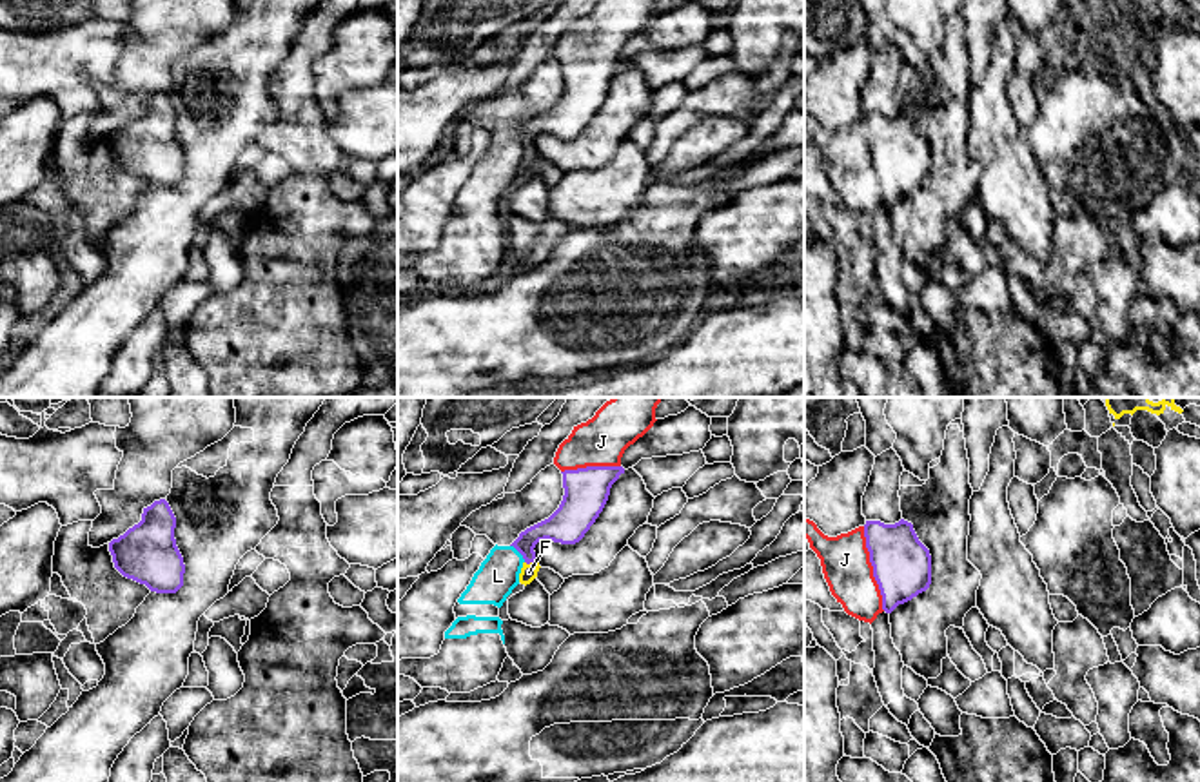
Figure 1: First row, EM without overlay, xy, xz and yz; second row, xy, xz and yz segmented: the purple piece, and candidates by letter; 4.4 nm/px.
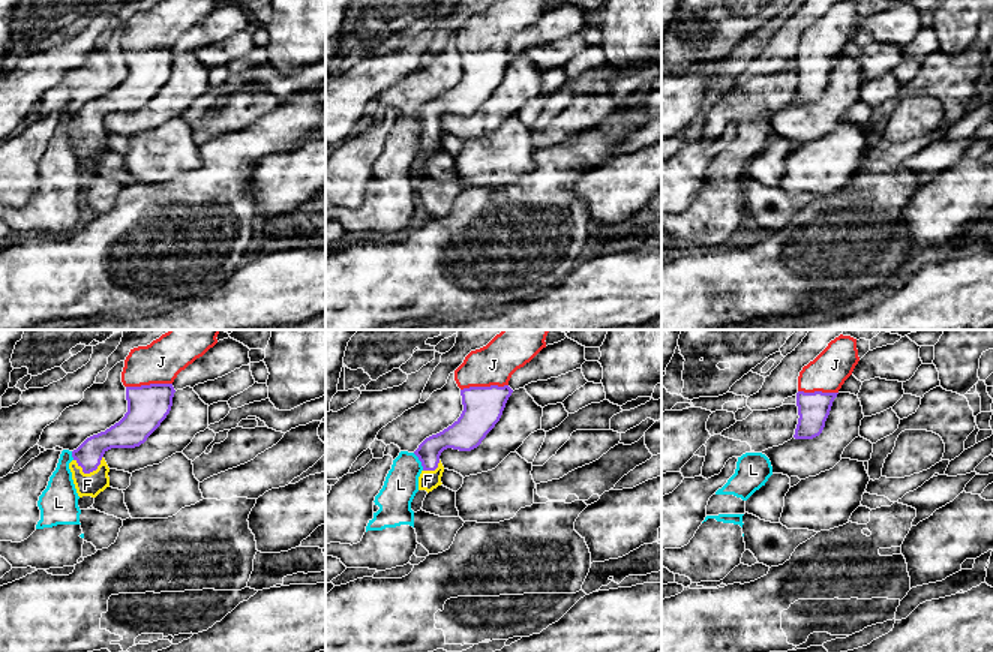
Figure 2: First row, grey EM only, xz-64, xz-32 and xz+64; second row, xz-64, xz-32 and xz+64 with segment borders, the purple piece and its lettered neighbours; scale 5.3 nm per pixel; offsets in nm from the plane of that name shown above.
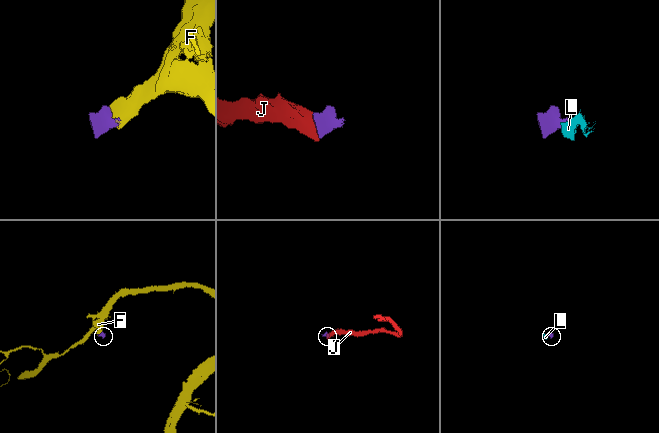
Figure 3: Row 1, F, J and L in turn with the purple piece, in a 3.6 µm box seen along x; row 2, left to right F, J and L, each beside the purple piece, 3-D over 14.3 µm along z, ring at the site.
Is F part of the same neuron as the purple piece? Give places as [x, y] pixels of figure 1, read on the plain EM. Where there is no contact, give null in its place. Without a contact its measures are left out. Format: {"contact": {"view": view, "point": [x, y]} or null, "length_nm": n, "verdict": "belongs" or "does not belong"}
{"contact": {"view": "xz", "point": [529, 156]}, "length_nm": 50, "verdict": "belongs"}

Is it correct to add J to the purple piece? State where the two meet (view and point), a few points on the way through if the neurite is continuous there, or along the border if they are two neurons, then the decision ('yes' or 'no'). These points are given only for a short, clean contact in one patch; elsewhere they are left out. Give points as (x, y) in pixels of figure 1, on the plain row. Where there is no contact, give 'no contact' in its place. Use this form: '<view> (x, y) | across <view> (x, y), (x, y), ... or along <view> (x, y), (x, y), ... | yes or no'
yz (874, 162) | across yz (901, 156), (874, 162), (863, 162), (845, 153) | yes

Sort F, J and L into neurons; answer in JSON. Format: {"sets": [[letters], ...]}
{"sets": [["F", "J"], ["L"]]}

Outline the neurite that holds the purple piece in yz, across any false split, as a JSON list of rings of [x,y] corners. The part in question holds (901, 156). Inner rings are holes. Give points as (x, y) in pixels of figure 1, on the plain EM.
[[[804,112],[804,131],[821,152],[831,189],[859,214],[871,218],[879,207],[891,207],[931,178],[930,143],[919,134],[913,118],[904,112],[895,118],[866,114],[864,120],[837,131],[824,129],[813,114]]]

